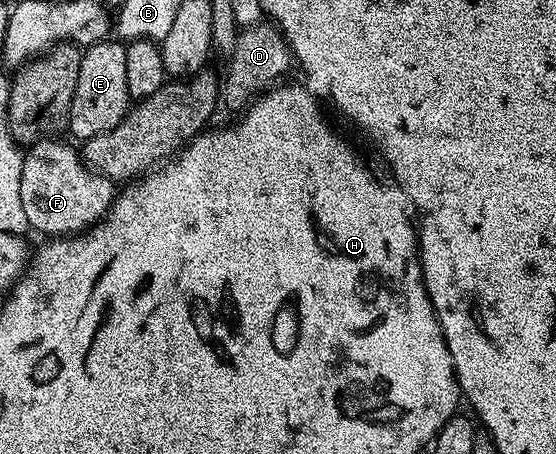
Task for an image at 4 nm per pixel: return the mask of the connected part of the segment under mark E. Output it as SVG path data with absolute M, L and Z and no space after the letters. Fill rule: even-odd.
M114 39L100 40L98 44L86 45L83 57L81 58L81 70L77 70L77 86L71 99L71 110L67 113L65 120L71 123L71 132L79 142L93 138L97 134L105 134L113 130L123 121L123 117L129 111L129 97L127 95L127 83L125 82L125 54L126 47Z

